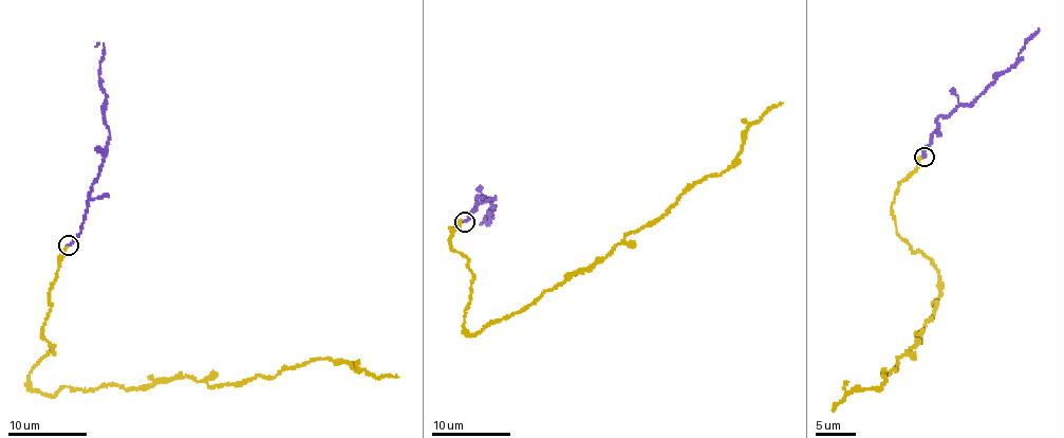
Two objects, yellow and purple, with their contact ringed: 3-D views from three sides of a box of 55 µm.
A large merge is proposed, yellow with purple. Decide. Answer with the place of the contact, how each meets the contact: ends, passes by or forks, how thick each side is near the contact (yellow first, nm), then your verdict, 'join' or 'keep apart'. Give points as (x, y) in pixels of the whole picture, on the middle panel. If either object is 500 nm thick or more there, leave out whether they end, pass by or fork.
(465, 221) | yellow ends | purple ends | 190/170 nm | join

